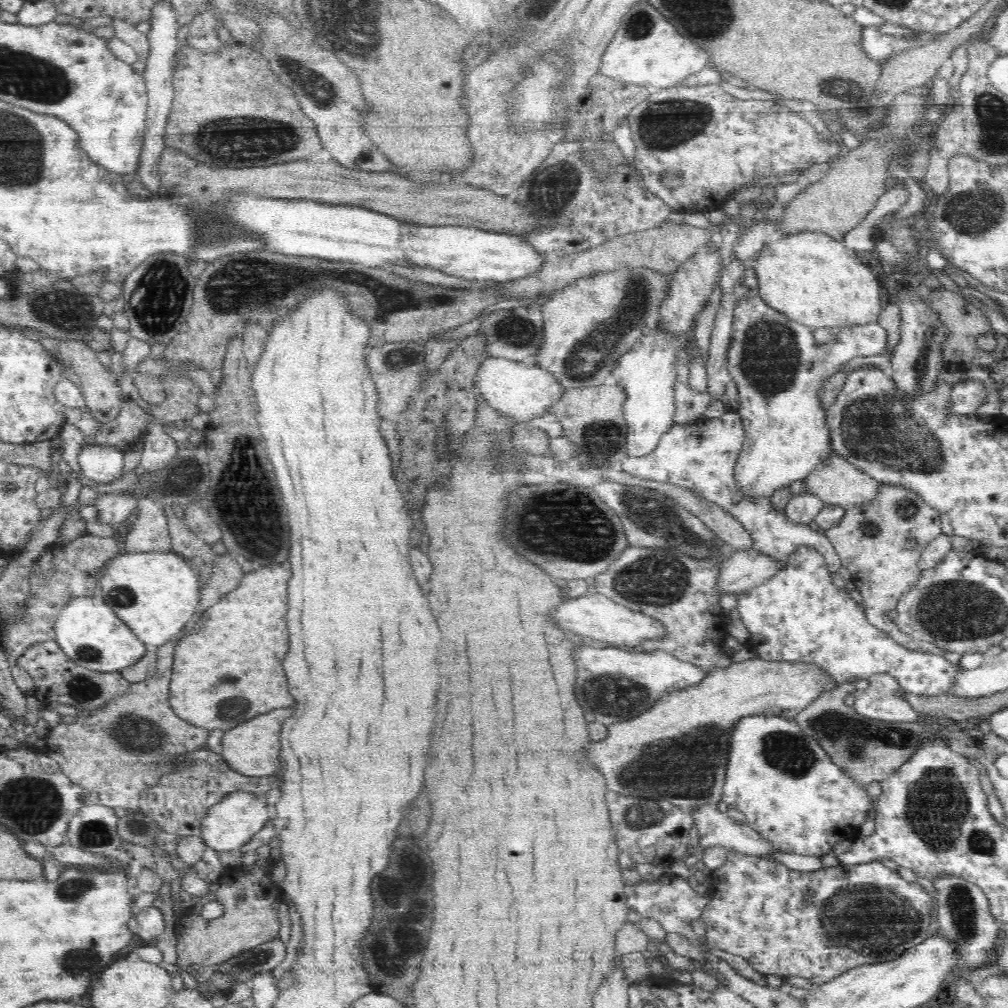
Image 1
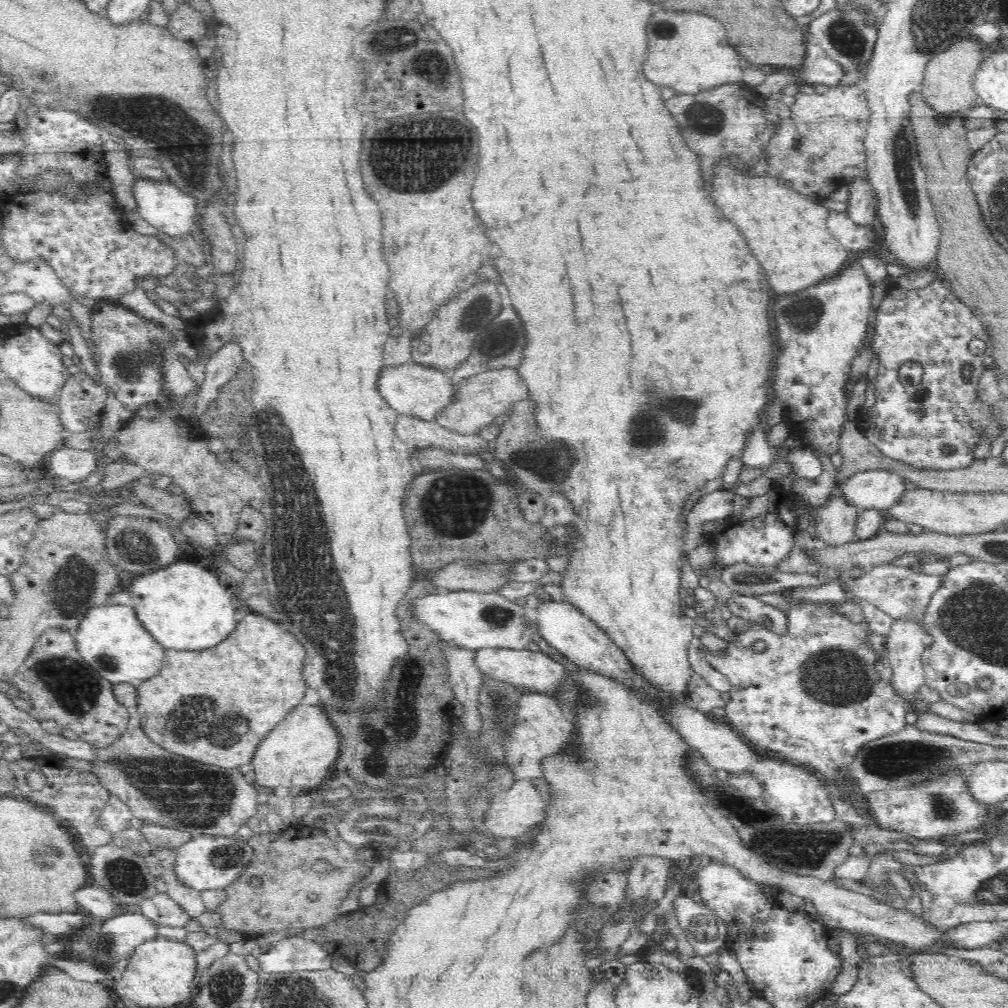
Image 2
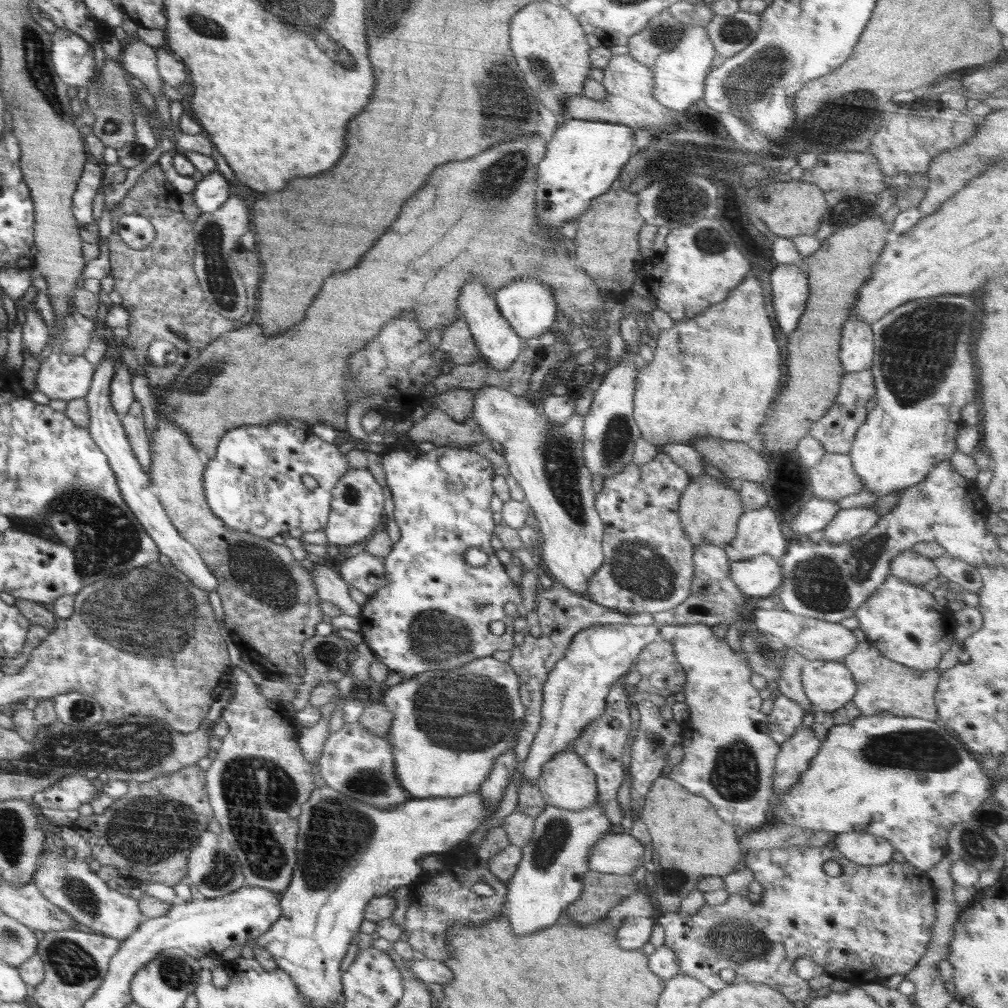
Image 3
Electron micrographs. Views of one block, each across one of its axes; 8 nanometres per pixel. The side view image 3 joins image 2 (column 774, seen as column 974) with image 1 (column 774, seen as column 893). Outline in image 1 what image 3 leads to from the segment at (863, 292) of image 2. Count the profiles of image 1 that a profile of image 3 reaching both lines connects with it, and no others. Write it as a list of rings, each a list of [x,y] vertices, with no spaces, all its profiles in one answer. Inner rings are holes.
[[[752,266],[745,272],[745,285],[734,306],[733,330],[725,363],[738,389],[739,409],[736,411],[745,431],[745,442],[734,468],[737,488],[750,498],[769,498],[777,490],[803,480],[814,468],[832,454],[830,431],[826,425],[826,409],[820,402],[821,386],[830,376],[840,372],[842,364],[856,356],[874,356],[886,352],[887,332],[881,324],[858,324],[842,328],[810,328],[770,308],[762,297],[751,296],[757,290]]]

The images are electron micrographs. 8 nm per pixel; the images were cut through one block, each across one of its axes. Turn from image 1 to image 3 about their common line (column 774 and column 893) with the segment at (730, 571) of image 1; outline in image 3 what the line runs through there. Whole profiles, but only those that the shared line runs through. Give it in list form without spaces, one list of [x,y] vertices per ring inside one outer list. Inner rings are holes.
[[[912,549],[901,552],[889,566],[892,575],[915,585],[924,585],[939,576],[933,559],[922,556]]]

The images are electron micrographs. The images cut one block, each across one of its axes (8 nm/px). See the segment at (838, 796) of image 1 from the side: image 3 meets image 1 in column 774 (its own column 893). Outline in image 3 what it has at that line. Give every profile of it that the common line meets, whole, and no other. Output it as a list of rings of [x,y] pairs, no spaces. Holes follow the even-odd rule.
[[[882,713],[874,716],[860,715],[854,720],[844,724],[834,725],[821,742],[819,751],[810,761],[809,767],[799,776],[796,784],[793,784],[787,793],[774,795],[769,810],[769,823],[789,824],[790,826],[801,826],[802,828],[813,828],[813,830],[829,830],[830,832],[846,833],[859,830],[874,836],[888,840],[892,843],[894,850],[901,852],[905,860],[920,870],[927,871],[938,864],[946,855],[948,833],[951,828],[959,822],[971,822],[979,819],[979,809],[982,803],[992,798],[995,784],[985,772],[984,763],[979,761],[965,745],[957,738],[957,735],[945,725],[938,725],[936,721],[924,720],[916,716],[896,716],[890,713]]]

